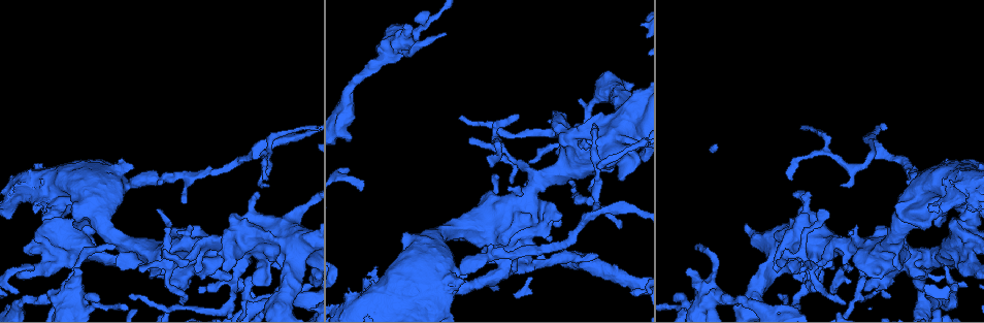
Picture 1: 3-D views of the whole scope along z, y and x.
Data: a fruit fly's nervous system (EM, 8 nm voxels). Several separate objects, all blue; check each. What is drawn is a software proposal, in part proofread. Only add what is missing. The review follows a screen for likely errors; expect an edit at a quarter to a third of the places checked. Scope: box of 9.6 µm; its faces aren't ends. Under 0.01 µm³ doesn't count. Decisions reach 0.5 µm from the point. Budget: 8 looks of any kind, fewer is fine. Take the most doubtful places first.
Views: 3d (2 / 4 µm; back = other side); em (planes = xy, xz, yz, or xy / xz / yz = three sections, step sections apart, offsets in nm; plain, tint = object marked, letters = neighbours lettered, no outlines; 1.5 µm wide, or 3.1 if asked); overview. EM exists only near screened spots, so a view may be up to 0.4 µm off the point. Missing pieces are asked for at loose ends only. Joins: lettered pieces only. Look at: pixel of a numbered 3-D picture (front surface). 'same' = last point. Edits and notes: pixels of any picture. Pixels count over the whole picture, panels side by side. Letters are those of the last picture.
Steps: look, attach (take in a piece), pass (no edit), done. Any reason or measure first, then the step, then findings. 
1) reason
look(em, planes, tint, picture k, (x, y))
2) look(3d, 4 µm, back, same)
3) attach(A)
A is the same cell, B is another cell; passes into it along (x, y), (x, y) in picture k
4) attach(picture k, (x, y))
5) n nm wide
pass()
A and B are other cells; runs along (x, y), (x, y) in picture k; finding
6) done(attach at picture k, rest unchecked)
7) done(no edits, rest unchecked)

free end
look(em, planes, letters, picture 1, (444, 33))

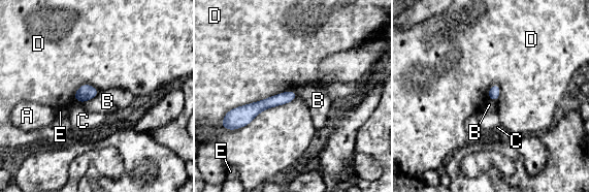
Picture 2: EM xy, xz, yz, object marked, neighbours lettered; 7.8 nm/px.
D touches over 600 nm
pass()
A, B, C, D and E are other cells; no lettered piece goes on from it

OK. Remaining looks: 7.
stops while still wide
look(em, planes, plain, picture 1, (867, 290))

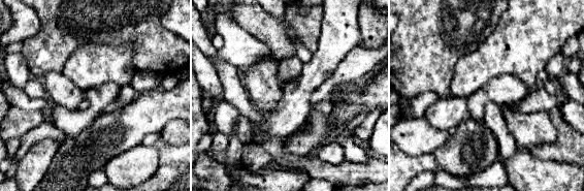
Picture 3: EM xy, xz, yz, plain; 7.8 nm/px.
look(em, planes, letters, same)

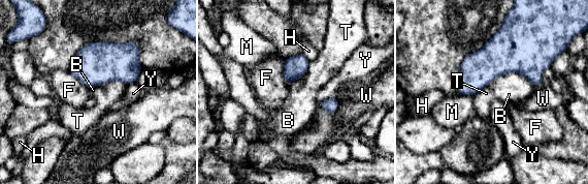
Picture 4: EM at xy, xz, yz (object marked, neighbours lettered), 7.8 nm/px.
pass()
B, F, H, M, T, W and Y are other cells; border along (457, 92), (472, 96) in picture 4; none of them fits

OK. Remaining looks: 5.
an open end
look(em, yz, step 4, letters, picture 1, (28, 267))

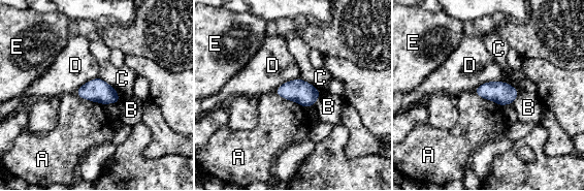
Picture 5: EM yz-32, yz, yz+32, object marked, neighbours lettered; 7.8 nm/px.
pass()
A, B, C, D and E are other cells; border along (274, 92), (304, 107) in picture 5; no lettered piece goes on from it

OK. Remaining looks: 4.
done(no edits, rest unchecked)

